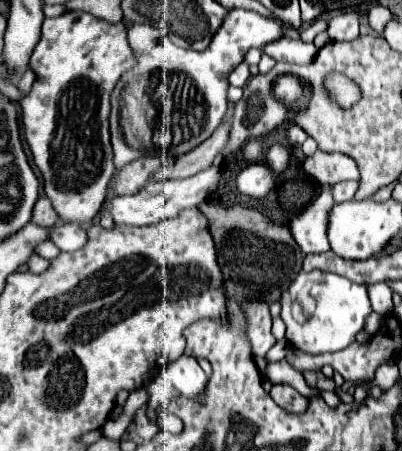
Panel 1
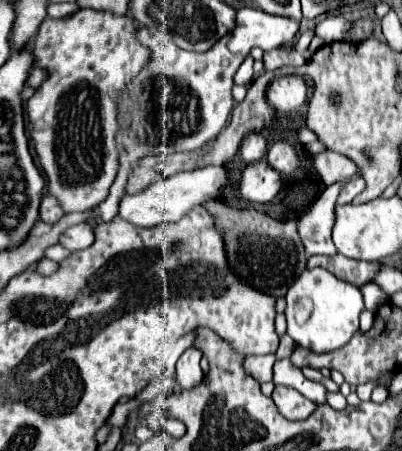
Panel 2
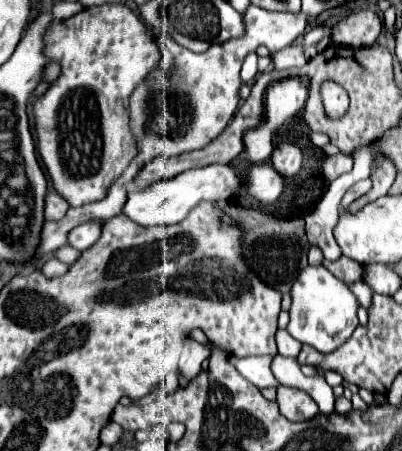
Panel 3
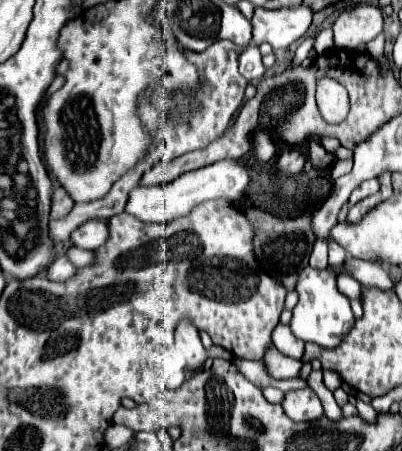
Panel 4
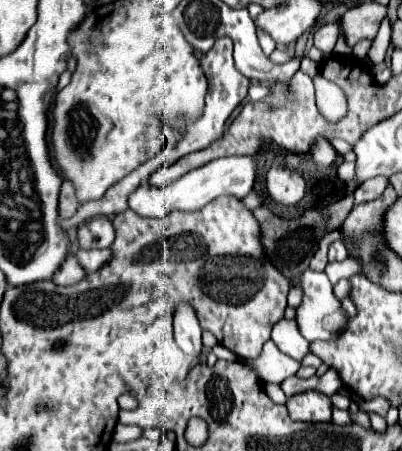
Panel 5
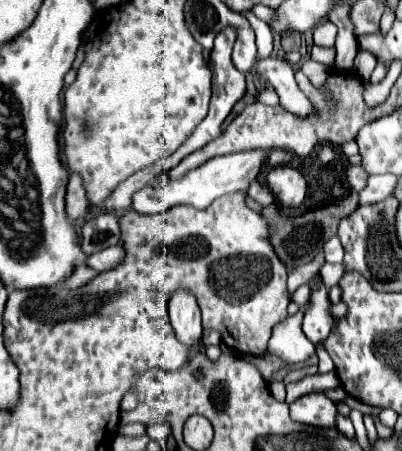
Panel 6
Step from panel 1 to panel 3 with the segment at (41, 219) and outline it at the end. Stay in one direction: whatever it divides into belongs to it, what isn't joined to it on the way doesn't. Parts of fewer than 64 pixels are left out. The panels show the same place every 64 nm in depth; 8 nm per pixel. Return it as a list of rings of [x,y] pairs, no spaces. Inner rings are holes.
[[[56,190],[48,192],[48,196],[46,196],[46,210],[44,210],[46,220],[60,220],[68,212],[68,208],[70,208],[70,204]]]

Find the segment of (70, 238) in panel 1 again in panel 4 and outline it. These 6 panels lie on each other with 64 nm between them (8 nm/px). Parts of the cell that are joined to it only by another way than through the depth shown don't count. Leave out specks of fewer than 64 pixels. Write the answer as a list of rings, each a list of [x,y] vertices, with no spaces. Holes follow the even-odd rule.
[[[88,220],[72,232],[72,242],[84,250],[96,250],[108,242],[108,234],[106,220]]]

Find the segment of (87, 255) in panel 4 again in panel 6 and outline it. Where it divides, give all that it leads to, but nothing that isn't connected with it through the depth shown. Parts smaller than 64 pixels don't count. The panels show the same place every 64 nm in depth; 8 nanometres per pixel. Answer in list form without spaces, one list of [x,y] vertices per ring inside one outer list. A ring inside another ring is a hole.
[[[116,246],[116,248],[108,248],[104,252],[94,252],[88,256],[88,266],[92,266],[98,272],[106,272],[112,270],[116,266],[120,266],[124,262],[126,250],[124,246]]]

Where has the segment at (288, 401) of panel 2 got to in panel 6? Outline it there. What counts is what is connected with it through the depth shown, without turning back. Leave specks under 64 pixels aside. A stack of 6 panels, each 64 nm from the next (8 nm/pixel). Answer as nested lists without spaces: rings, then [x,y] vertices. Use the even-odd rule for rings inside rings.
[[[306,394],[290,404],[290,416],[294,422],[316,426],[316,428],[336,428],[336,406],[324,394]]]

